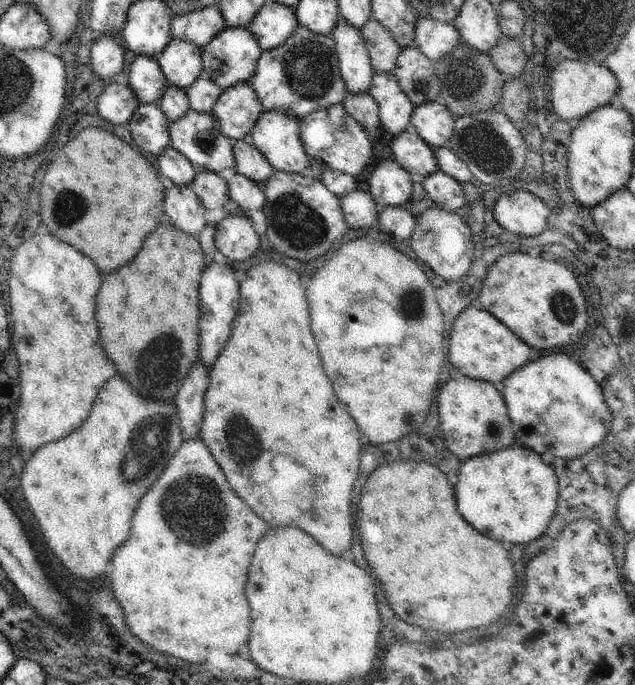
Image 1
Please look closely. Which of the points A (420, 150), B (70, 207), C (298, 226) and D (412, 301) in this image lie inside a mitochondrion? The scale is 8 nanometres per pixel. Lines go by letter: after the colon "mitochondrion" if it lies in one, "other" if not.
A: other
B: mitochondrion
C: mitochondrion
D: mitochondrion

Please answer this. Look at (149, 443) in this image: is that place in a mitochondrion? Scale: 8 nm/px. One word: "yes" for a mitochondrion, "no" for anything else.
yes

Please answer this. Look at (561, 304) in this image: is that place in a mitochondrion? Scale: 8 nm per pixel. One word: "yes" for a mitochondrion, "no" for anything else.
yes

